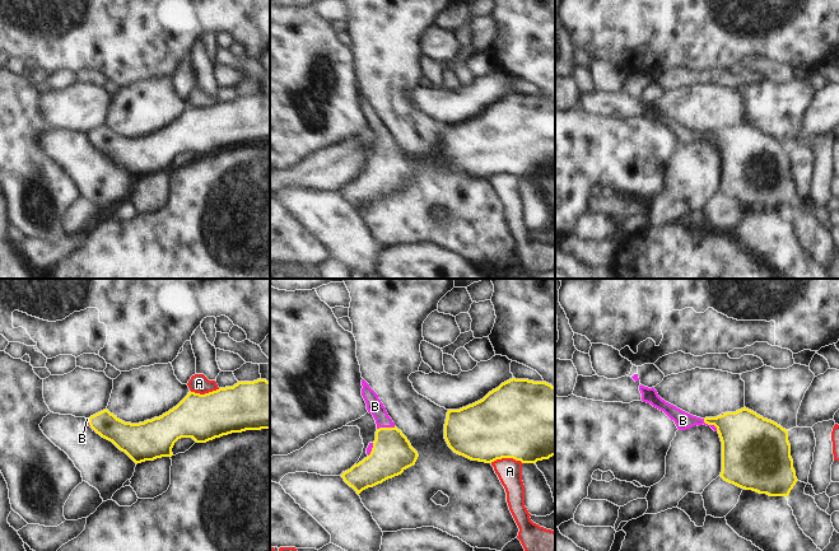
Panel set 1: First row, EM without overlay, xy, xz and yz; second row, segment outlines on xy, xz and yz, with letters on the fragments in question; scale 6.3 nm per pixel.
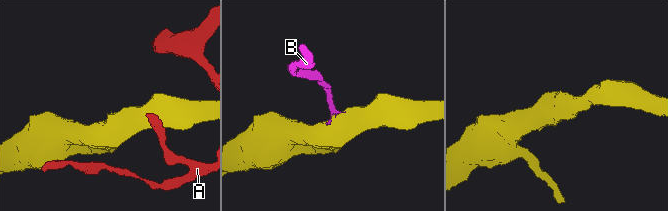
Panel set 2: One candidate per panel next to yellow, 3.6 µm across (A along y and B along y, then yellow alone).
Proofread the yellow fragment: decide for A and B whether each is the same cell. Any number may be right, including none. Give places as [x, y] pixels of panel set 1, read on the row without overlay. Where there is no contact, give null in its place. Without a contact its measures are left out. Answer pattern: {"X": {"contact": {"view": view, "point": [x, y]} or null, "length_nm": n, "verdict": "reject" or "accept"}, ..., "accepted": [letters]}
{"A": {"contact": {"view": "xz", "point": [507, 172]}, "length_nm": 200, "verdict": "reject"}, "B": {"contact": {"view": "yz", "point": [711, 139]}, "length_nm": 120, "verdict": "accept"}, "accepted": ["B"]}

